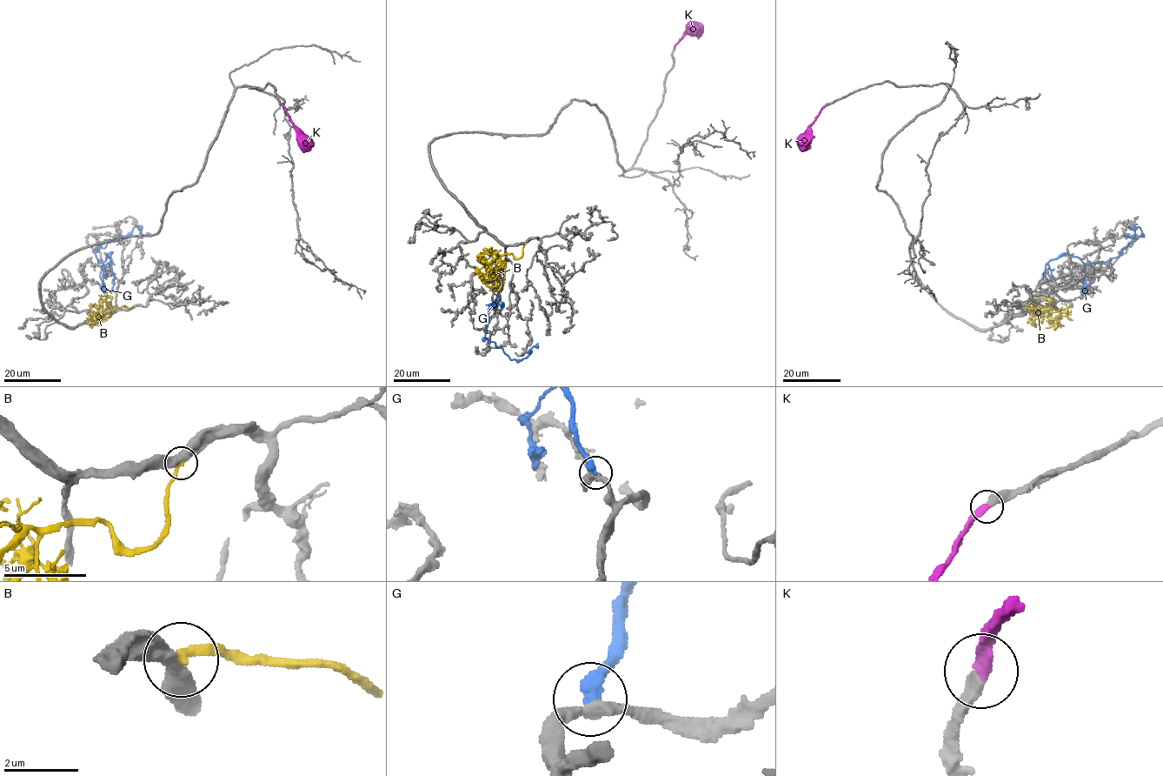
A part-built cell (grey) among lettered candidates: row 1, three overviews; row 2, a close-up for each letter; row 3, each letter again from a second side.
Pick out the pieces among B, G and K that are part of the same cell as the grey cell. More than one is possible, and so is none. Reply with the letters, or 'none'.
K

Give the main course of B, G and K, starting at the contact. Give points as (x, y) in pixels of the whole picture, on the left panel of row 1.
B: (136, 305), (122, 305), (97, 315), (89, 310), (93, 305), (97, 311), (95, 317)
G: (115, 277), (110, 253), (103, 262), (98, 262), (96, 253), (134, 227), (138, 226), (140, 236), (148, 234)
K: (285, 107), (308, 151)

